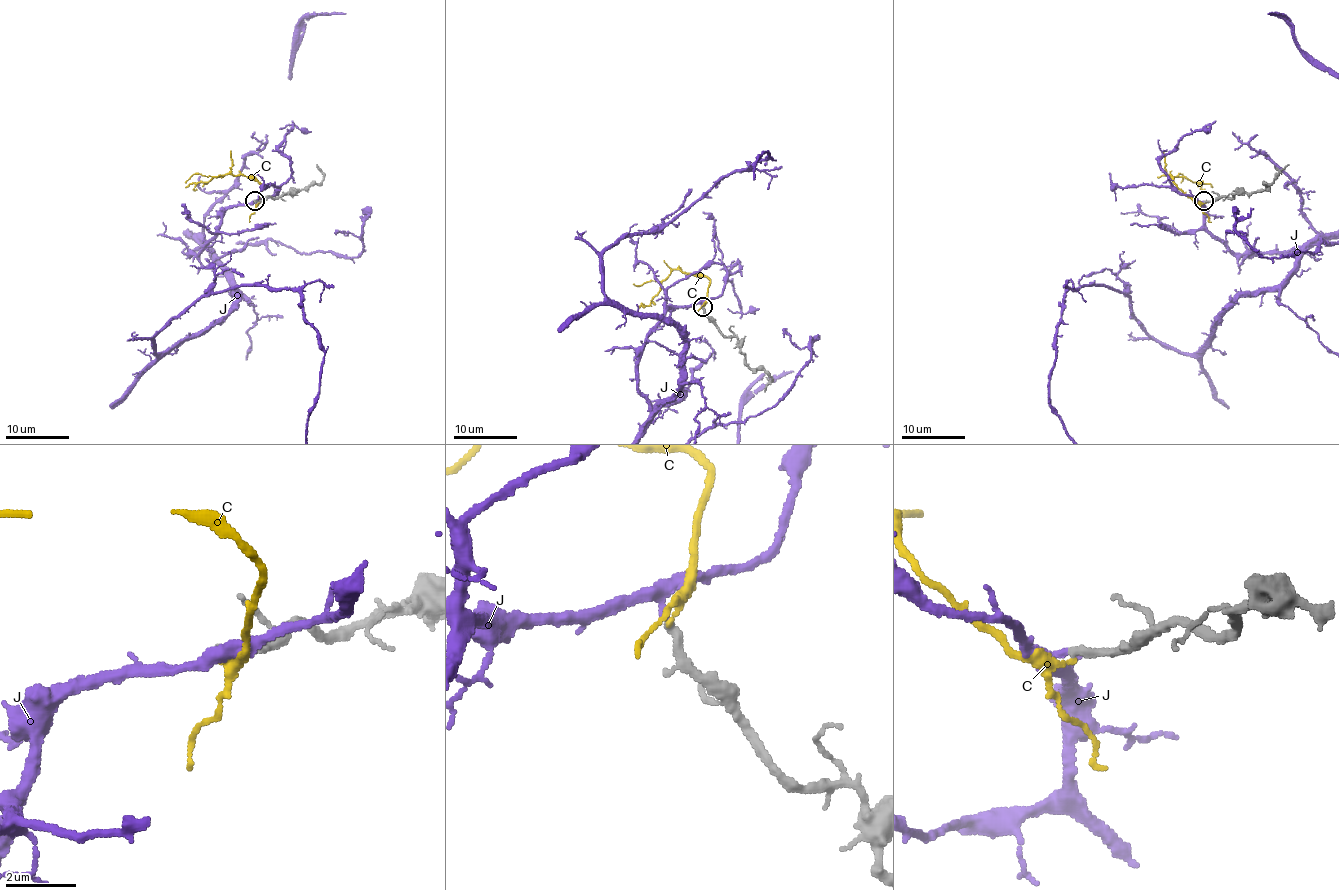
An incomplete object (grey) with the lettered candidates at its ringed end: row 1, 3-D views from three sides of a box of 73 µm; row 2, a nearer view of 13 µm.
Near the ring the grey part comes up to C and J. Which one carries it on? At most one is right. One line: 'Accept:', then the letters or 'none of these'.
Accept: J

